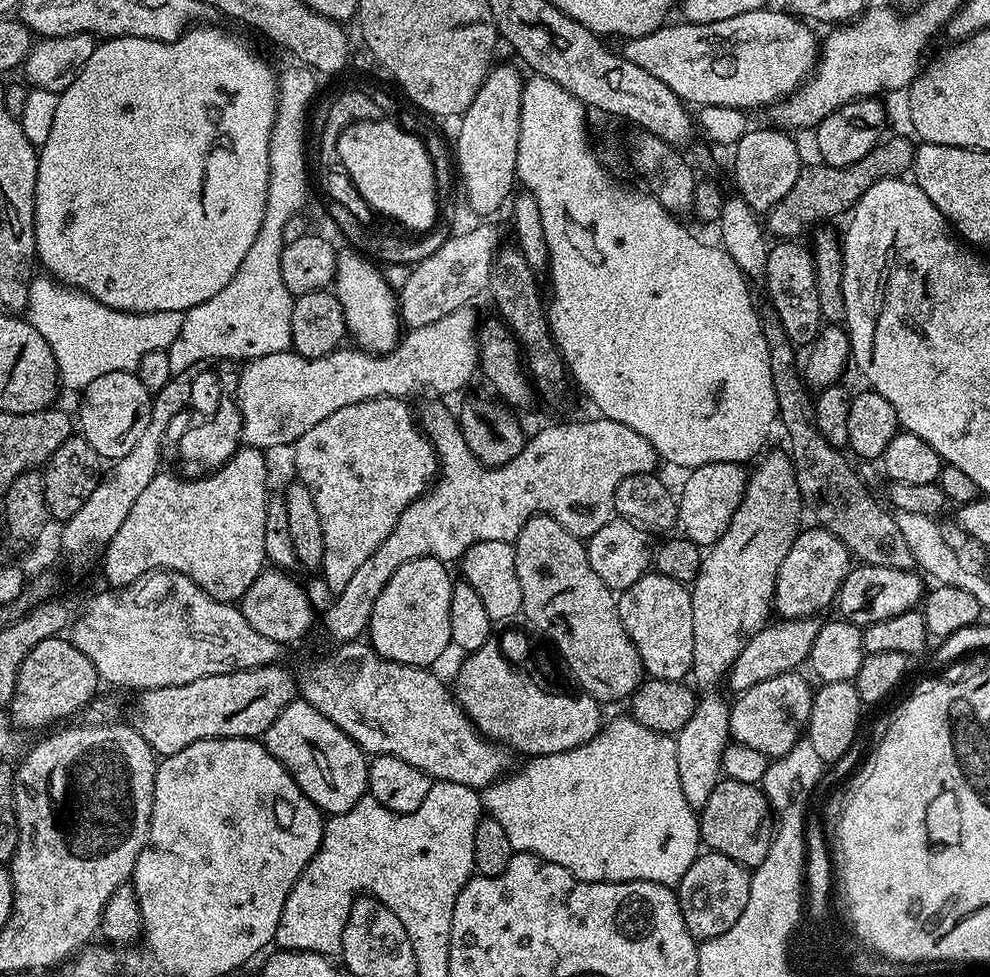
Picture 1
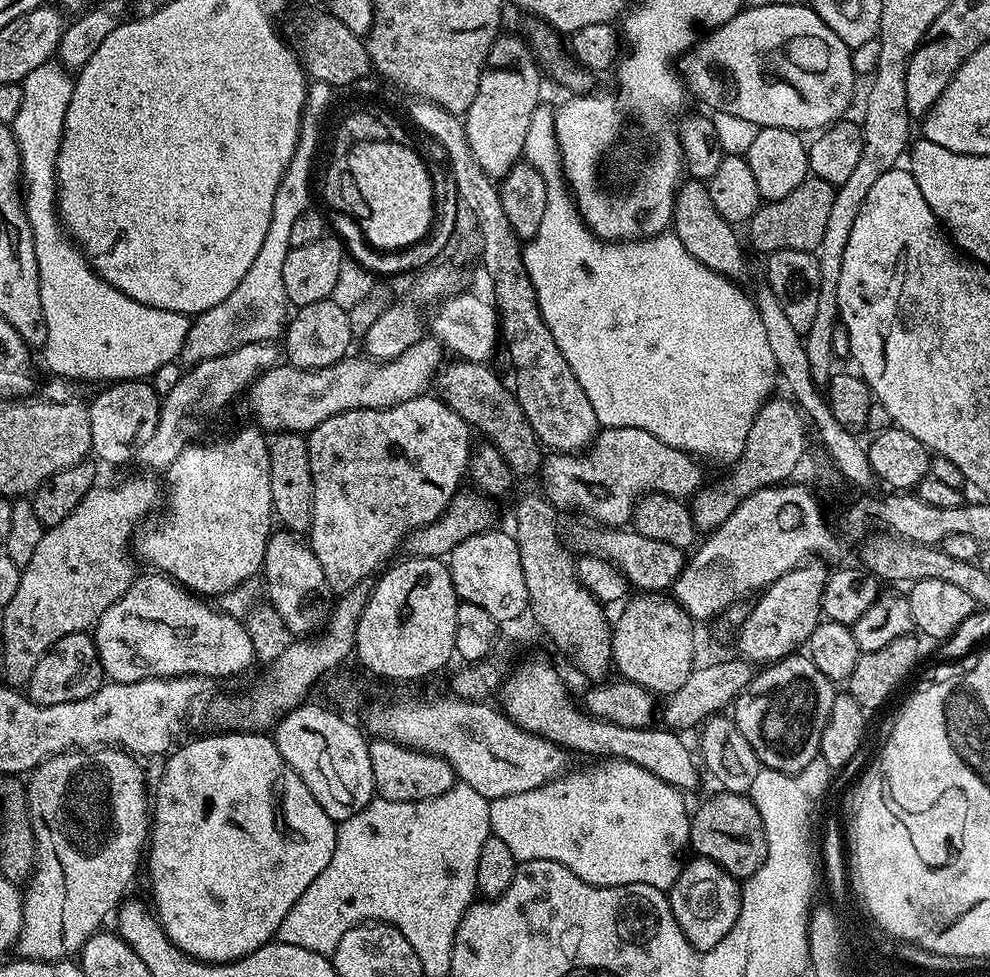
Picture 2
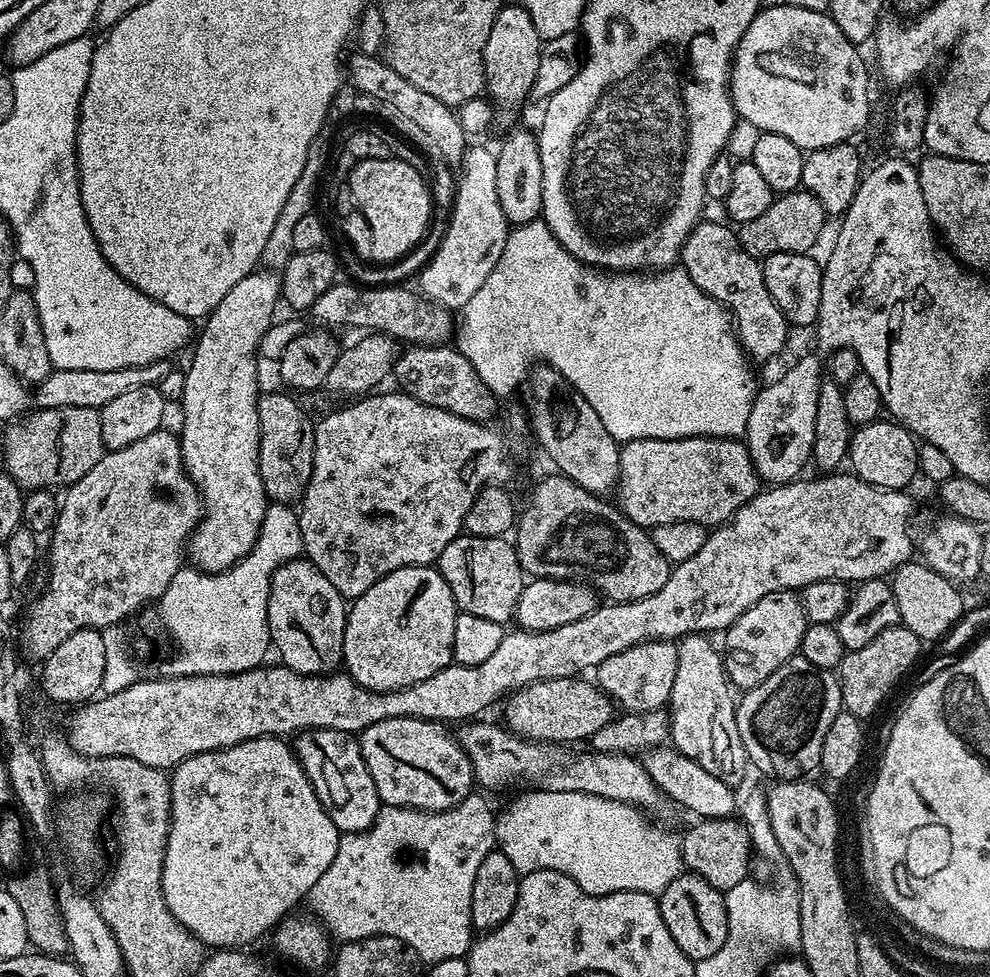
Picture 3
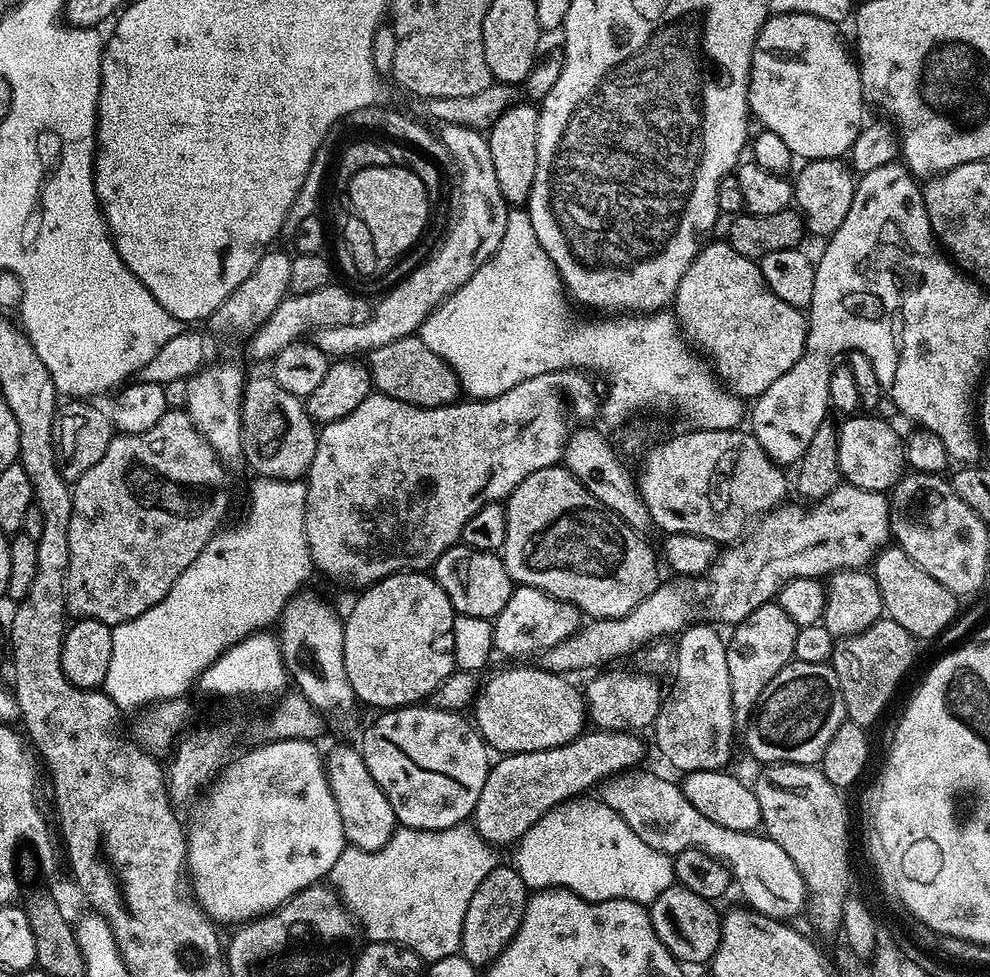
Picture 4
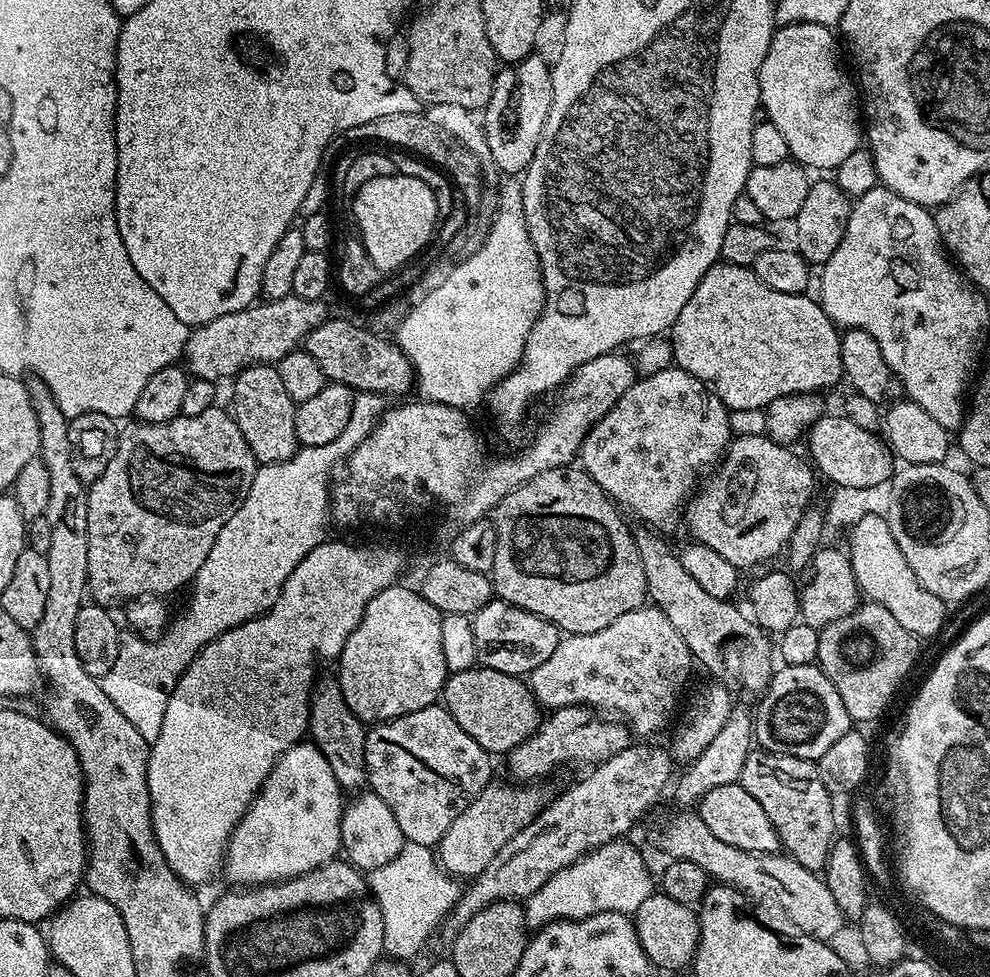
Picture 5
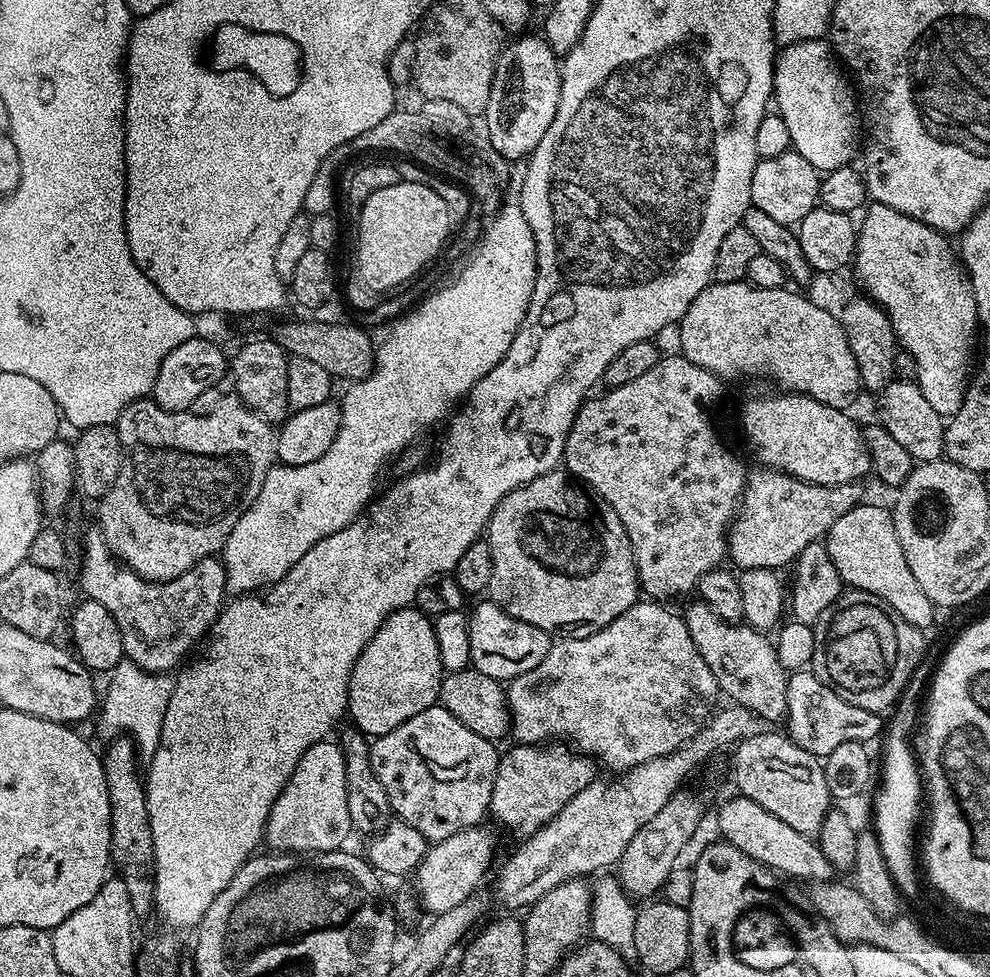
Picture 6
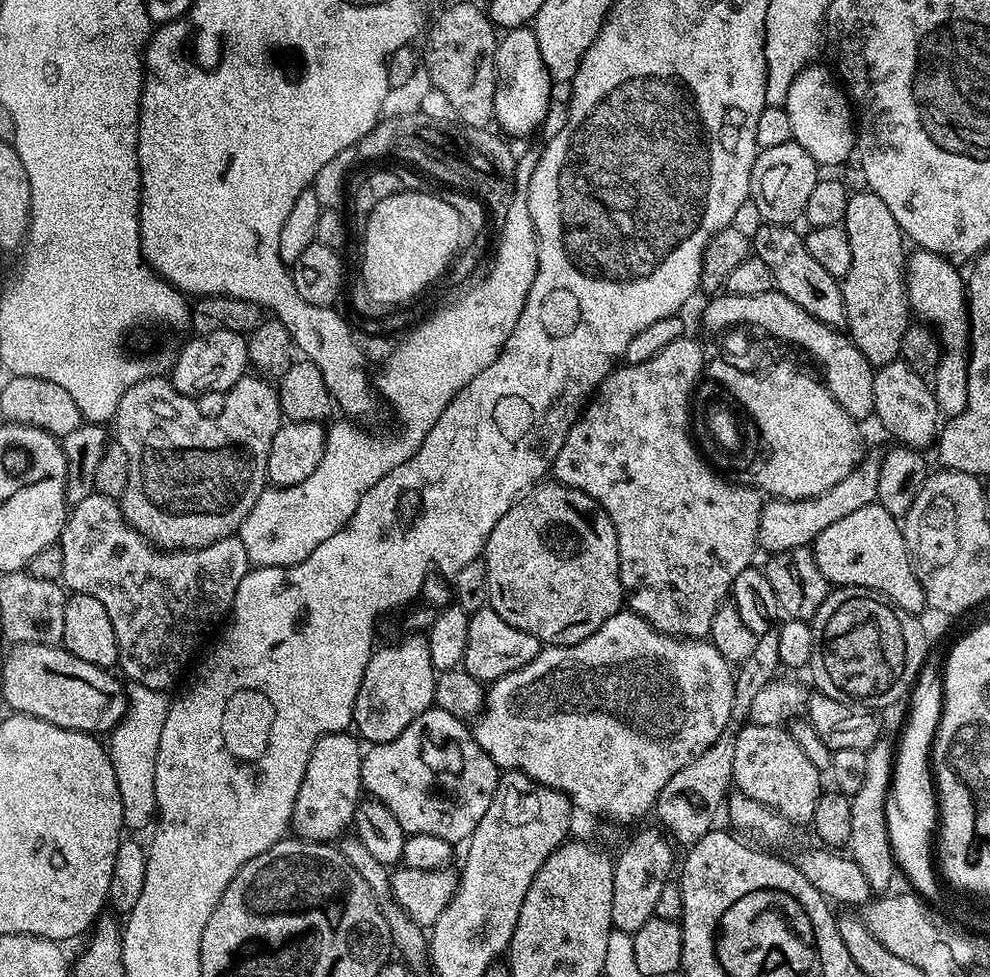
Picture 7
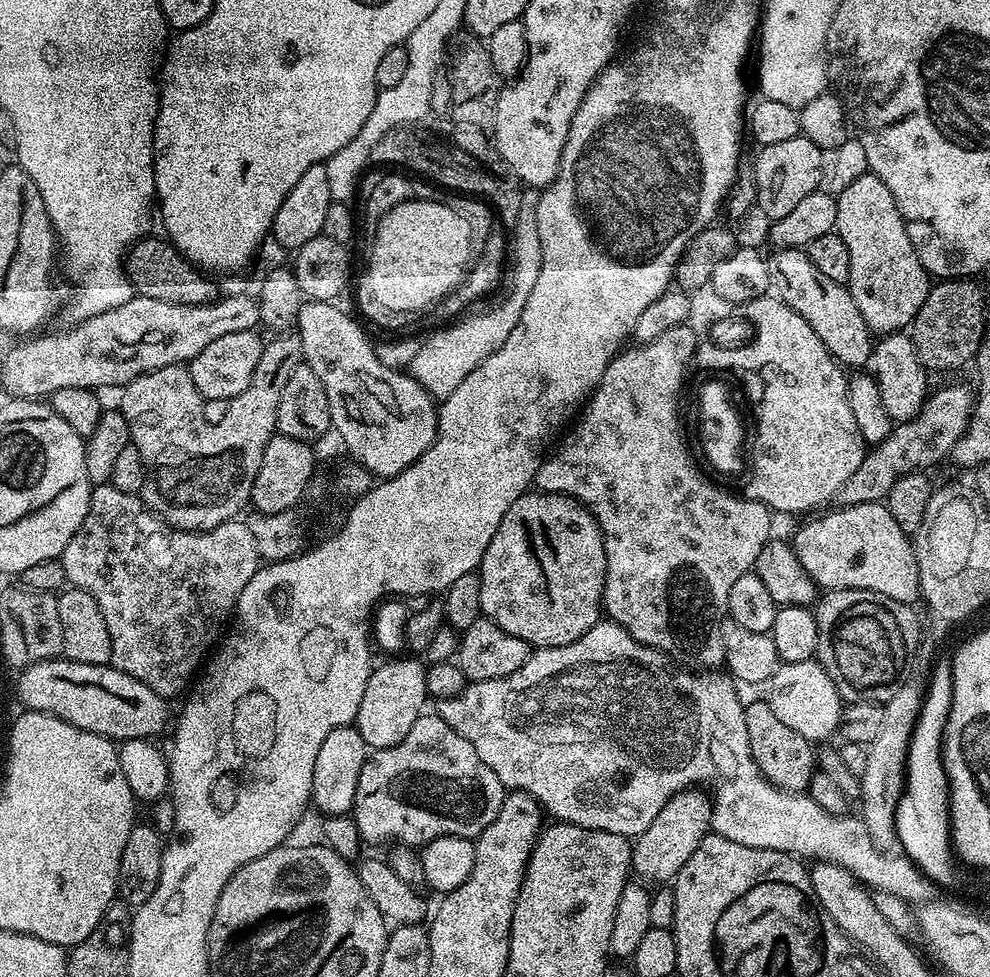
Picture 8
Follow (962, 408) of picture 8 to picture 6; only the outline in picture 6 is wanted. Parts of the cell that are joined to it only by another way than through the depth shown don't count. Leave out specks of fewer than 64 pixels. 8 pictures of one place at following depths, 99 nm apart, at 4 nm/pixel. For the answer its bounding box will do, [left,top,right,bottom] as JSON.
[728,466,864,570]

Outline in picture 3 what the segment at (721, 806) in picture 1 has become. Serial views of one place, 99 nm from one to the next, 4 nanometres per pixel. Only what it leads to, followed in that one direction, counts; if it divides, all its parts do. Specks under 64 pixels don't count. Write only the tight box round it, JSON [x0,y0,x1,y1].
[680,818,754,893]

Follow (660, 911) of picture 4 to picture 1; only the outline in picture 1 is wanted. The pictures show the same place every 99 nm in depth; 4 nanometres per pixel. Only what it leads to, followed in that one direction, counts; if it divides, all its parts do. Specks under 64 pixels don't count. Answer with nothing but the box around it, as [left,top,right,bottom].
[678,850,752,942]

